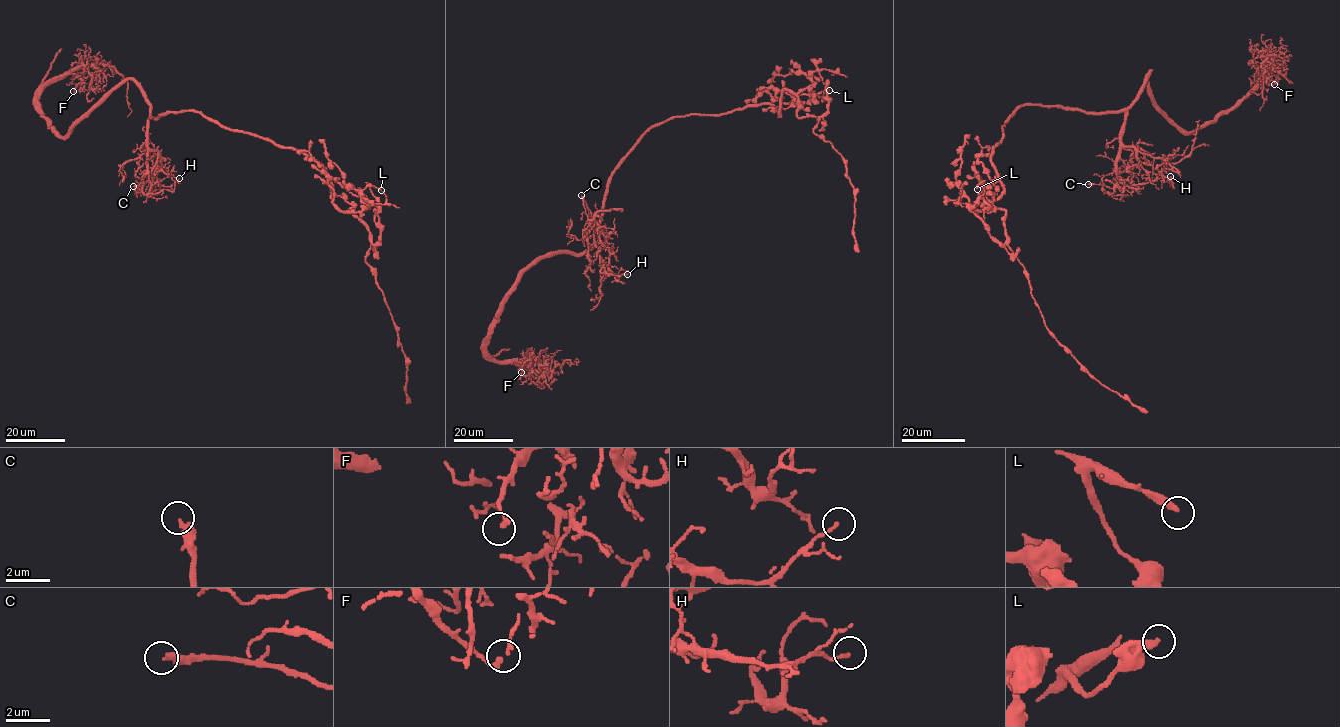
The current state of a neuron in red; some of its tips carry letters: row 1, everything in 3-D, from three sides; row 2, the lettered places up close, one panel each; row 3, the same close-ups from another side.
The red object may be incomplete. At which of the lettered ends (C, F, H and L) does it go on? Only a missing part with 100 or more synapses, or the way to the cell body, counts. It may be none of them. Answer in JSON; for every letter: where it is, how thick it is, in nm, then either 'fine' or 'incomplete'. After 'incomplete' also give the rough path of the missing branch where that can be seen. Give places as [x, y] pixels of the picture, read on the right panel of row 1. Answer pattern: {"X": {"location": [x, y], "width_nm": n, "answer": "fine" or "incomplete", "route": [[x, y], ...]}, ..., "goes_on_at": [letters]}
{"C": {"location": [1088, 184], "width_nm": 360, "answer": "fine"}, "F": {"location": [1274, 84], "width_nm": 200, "answer": "fine"}, "H": {"location": [1170, 176], "width_nm": 140, "answer": "fine"}, "L": {"location": [977, 189], "width_nm": 320, "answer": "fine"}, "goes_on_at": []}

